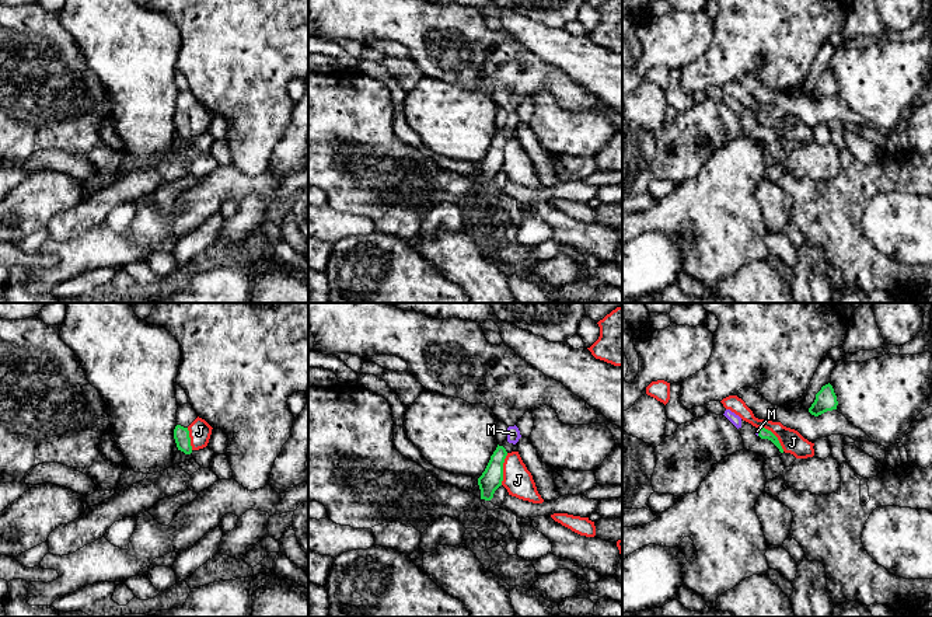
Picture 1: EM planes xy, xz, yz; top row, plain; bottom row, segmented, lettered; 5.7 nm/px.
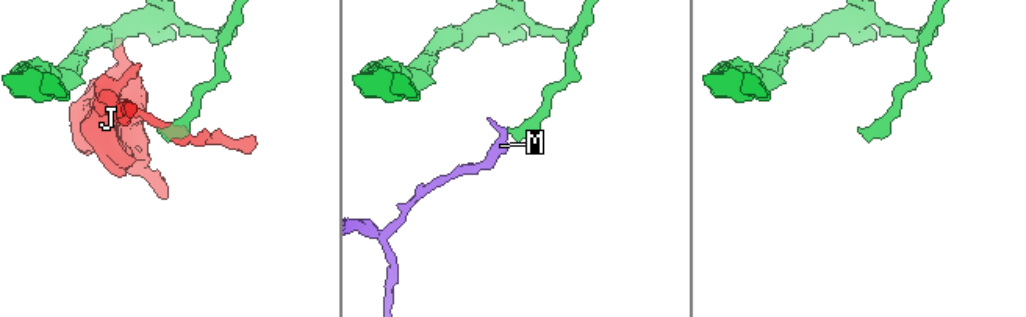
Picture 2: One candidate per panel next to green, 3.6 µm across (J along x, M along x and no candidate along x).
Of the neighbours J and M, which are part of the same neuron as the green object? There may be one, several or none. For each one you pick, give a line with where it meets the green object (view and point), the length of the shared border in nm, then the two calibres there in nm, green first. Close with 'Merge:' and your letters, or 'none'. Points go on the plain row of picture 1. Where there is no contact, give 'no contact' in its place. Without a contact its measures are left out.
M: contact yz (758, 119); length 30 nm; calibres 60 and 20 nm
Merge: M

